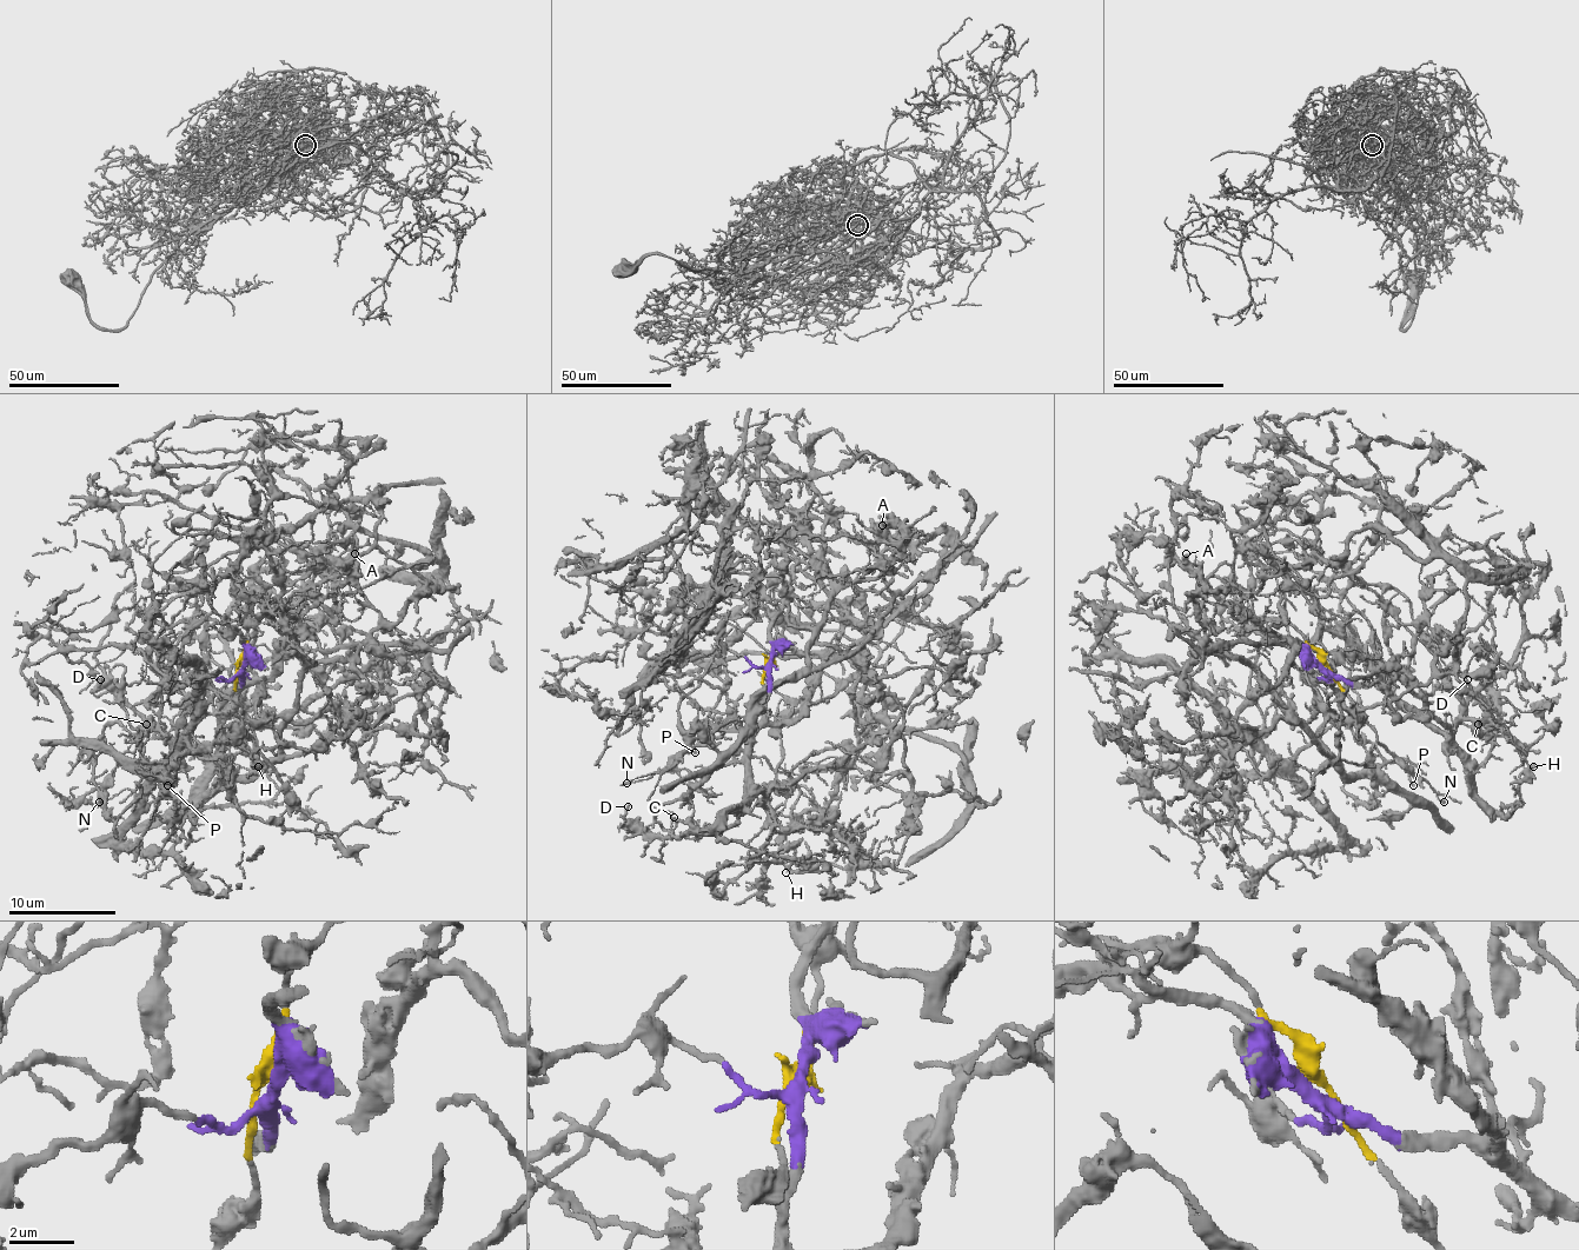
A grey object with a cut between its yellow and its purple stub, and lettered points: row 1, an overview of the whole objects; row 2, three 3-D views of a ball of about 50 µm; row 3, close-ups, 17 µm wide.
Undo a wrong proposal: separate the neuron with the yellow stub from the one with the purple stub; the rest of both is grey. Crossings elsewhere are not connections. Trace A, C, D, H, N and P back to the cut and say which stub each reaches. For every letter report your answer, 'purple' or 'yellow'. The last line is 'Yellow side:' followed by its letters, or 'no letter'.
A: purple
C: purple
D: purple
H: purple
N: yellow
P: yellow
Yellow side: N, P

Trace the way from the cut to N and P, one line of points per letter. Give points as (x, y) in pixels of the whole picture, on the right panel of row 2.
N: (1325, 665), (1380, 746), (1410, 768), (1445, 802)
P: (1325, 665), (1380, 746), (1397, 757), (1413, 786)

